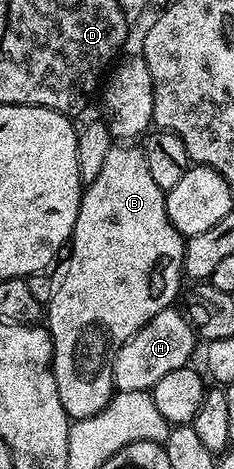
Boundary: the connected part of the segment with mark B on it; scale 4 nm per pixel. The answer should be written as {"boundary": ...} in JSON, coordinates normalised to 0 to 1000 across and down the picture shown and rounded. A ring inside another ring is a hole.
{"boundary":[[[487,305],[474,307],[462,330],[444,337],[444,356],[427,356],[427,373],[410,373],[410,382],[385,386],[350,405],[350,431],[333,443],[325,458],[325,484],[299,531],[299,559],[282,565],[282,584],[265,591],[265,601],[226,610],[205,657],[188,667],[188,684],[214,706],[214,719],[231,727],[231,806],[239,808],[239,834],[256,834],[256,859],[274,868],[274,876],[308,893],[342,889],[389,889],[427,878],[449,864],[470,859],[474,846],[487,844],[496,832],[487,825],[487,802],[479,800],[479,783],[487,780],[487,759],[504,753],[504,744],[547,723],[564,723],[564,714],[581,714],[581,706],[598,706],[598,697],[615,697],[667,672],[684,672],[684,663],[731,657],[748,648],[744,640],[765,640],[769,618],[782,614],[786,584],[778,563],[786,561],[786,527],[795,525],[786,503],[739,482],[709,448],[709,412],[667,399],[667,388],[650,384],[645,369],[632,367],[632,339],[620,324],[603,316],[581,313],[573,305]]]}

